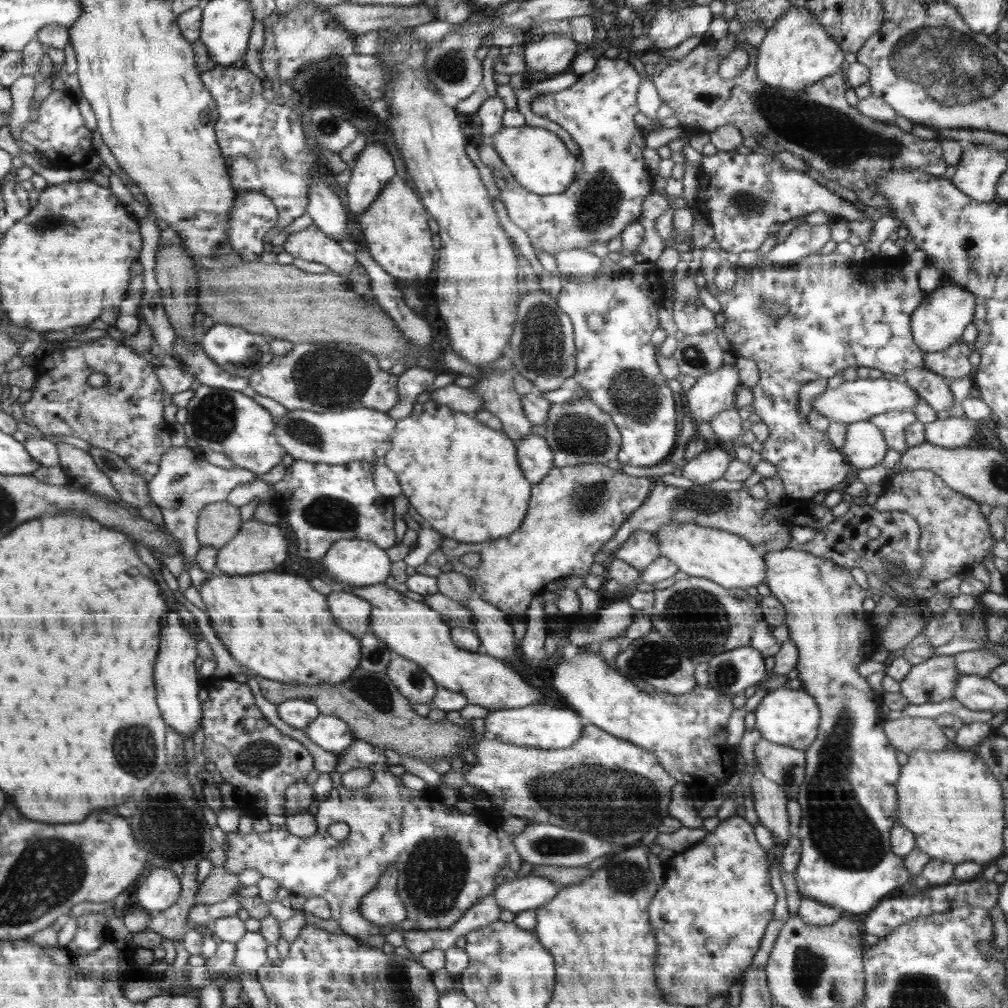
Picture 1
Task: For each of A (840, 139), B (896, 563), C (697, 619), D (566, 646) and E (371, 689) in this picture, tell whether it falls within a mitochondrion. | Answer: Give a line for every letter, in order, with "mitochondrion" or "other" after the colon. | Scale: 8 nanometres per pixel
A: mitochondrion
B: mitochondrion
C: mitochondrion
D: other
E: mitochondrion

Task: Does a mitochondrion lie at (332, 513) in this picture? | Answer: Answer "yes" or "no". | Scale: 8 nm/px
yes

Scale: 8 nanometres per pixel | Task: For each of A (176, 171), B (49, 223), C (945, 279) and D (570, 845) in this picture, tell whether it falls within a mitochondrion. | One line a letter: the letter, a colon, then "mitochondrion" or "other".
A: other
B: mitochondrion
C: other
D: mitochondrion

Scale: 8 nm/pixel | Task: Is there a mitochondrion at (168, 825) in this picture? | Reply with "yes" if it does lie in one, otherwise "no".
yes

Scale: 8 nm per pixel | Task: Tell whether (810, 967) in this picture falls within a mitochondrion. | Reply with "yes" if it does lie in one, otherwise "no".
yes

